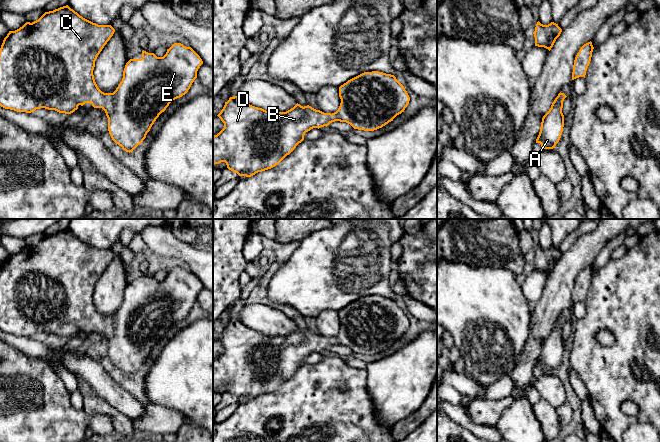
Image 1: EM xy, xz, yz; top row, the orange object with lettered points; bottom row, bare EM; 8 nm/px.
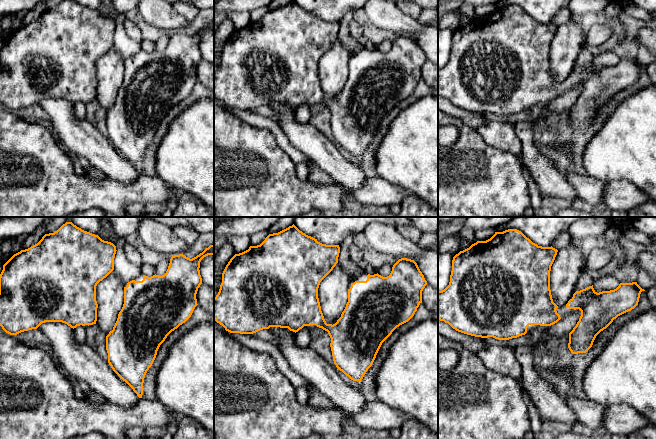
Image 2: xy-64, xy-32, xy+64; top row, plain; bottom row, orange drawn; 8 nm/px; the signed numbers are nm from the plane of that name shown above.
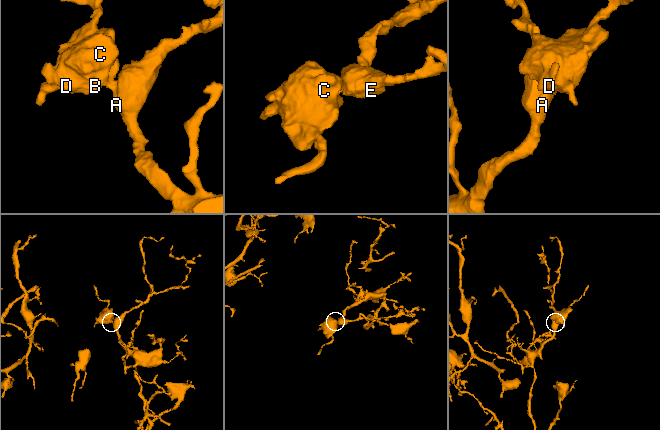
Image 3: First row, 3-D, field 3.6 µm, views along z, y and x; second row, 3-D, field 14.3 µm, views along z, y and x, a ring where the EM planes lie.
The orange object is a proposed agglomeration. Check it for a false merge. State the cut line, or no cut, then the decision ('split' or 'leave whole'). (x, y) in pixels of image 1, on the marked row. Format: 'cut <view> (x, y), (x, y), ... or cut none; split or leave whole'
cut none; leave whole

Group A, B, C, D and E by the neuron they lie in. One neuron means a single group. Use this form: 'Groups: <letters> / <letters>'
Groups: A B C D E

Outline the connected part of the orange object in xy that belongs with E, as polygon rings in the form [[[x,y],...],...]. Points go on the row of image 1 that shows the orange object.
[[[68,5],[45,12],[38,20],[26,22],[19,29],[9,31],[0,48],[0,106],[17,112],[33,113],[36,109],[45,108],[71,114],[79,105],[91,103],[94,108],[105,111],[112,140],[126,152],[132,152],[143,142],[156,119],[169,104],[188,92],[203,61],[191,47],[181,43],[174,43],[163,57],[143,50],[141,59],[130,59],[126,63],[122,81],[116,90],[104,93],[95,82],[93,70],[98,55],[114,32],[111,25],[93,23]]]

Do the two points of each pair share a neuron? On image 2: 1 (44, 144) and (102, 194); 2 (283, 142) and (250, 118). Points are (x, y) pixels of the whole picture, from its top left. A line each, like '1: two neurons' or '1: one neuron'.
1: one neuron
2: one neuron

